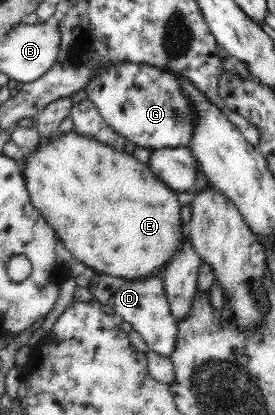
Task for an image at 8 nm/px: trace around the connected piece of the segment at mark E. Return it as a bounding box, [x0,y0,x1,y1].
[20,130,186,278]

